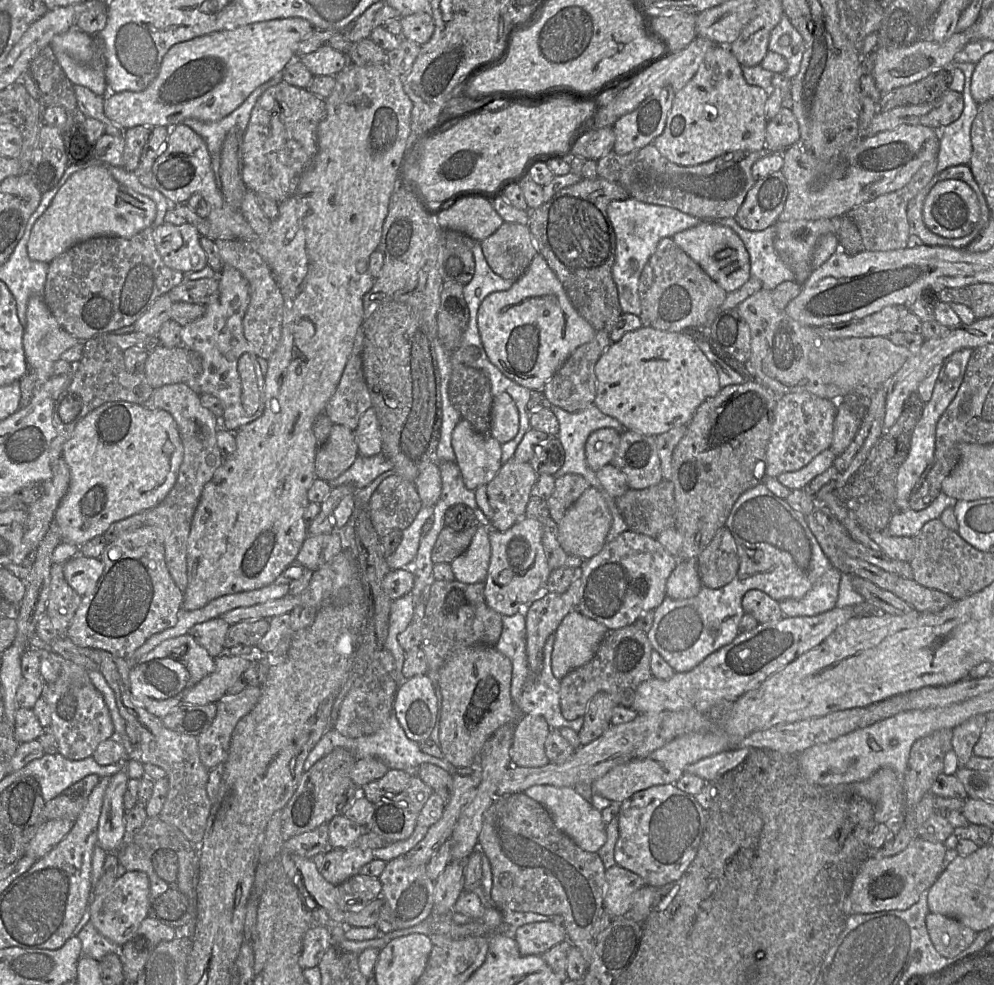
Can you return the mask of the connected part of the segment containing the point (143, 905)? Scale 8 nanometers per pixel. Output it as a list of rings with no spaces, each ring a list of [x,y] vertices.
[[[126,871],[106,892],[95,896],[90,905],[89,921],[100,934],[123,946],[148,917],[149,898],[150,882],[147,874],[142,871]]]

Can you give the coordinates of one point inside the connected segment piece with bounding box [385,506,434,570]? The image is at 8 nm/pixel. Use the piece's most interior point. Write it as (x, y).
(404, 555)

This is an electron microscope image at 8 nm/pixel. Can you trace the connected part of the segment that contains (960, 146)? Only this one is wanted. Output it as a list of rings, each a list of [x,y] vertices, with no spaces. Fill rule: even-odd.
[[[953,63],[964,73],[965,82],[962,91],[964,108],[961,116],[945,128],[936,128],[940,140],[937,154],[937,173],[957,165],[969,165],[972,156],[971,126],[976,117],[978,104],[971,95],[971,77],[976,64]]]

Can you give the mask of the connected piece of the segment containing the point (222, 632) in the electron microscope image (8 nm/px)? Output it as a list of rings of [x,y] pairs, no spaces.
[[[221,617],[195,624],[188,631],[210,656],[216,658],[224,653],[224,640],[230,625]]]

